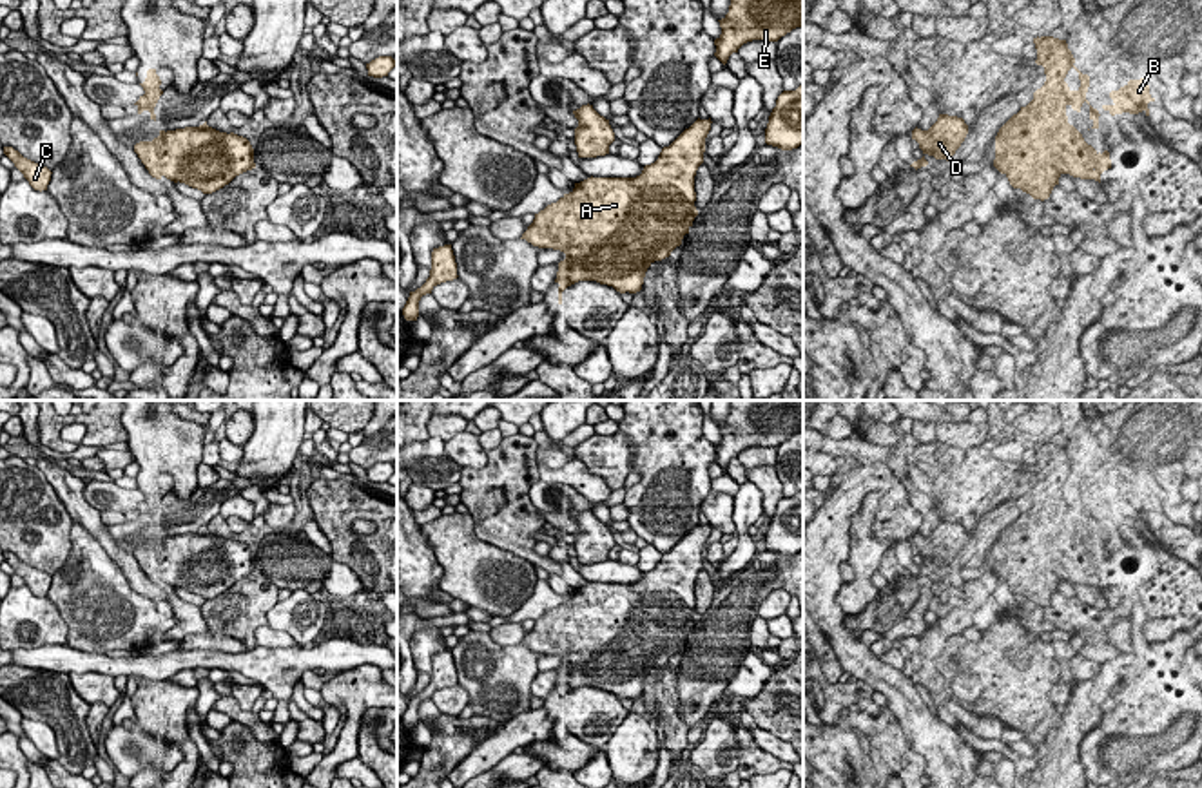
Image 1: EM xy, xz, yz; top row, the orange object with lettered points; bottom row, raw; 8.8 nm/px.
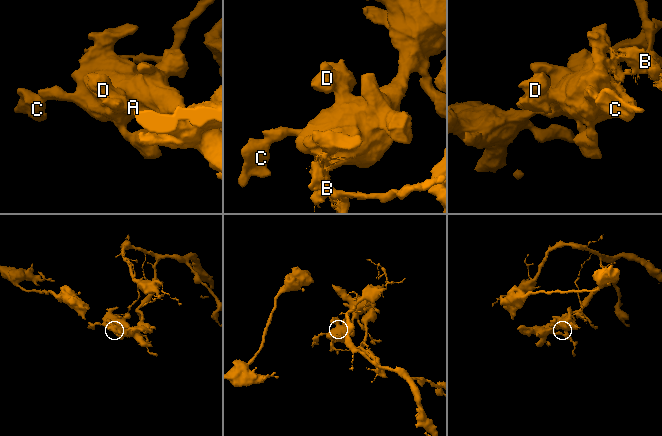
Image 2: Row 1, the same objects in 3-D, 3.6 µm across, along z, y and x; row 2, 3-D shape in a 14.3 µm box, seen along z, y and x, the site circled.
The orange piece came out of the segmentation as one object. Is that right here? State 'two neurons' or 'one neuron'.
two neurons

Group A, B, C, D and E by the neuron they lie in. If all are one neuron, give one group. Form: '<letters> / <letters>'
A C D E / B

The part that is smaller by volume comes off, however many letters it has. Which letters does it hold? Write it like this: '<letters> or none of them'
B

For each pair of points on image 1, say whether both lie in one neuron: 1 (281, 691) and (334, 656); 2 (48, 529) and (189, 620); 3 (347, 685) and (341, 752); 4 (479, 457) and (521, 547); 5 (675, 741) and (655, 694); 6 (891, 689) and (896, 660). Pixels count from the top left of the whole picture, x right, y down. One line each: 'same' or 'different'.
1: same
2: different
3: same
4: different
5: same
6: different

